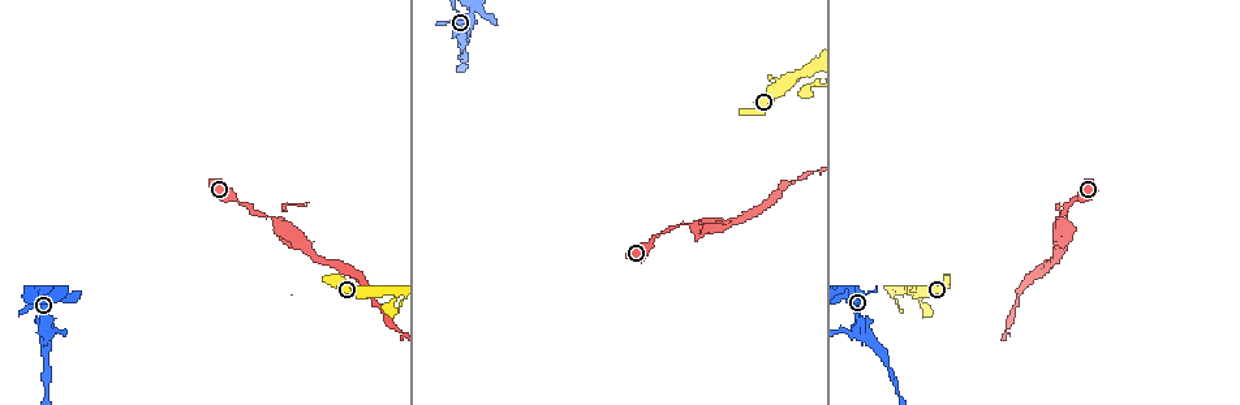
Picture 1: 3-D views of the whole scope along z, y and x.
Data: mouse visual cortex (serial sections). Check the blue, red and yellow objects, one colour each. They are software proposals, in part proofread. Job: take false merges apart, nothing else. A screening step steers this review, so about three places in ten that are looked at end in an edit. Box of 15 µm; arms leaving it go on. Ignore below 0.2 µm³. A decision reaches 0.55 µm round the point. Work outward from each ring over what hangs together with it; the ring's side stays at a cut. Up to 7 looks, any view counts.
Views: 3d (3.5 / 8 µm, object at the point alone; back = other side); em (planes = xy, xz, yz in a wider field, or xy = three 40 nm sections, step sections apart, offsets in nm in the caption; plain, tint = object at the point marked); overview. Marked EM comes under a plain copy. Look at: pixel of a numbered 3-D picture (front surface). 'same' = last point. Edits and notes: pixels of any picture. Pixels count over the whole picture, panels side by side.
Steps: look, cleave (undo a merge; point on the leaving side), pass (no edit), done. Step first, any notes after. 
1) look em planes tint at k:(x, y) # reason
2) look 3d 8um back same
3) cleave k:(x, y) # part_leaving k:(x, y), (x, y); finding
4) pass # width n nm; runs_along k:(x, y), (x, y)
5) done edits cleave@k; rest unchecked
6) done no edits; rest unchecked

look 3d 3.5um at 1:(393, 288) # sharp bend

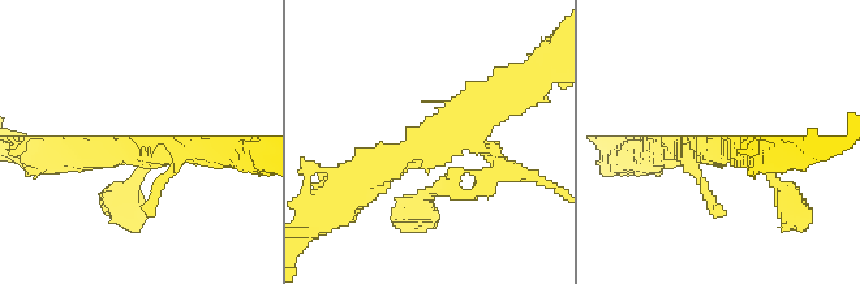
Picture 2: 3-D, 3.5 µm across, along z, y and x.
look em planes tint at 2:(727, 147)

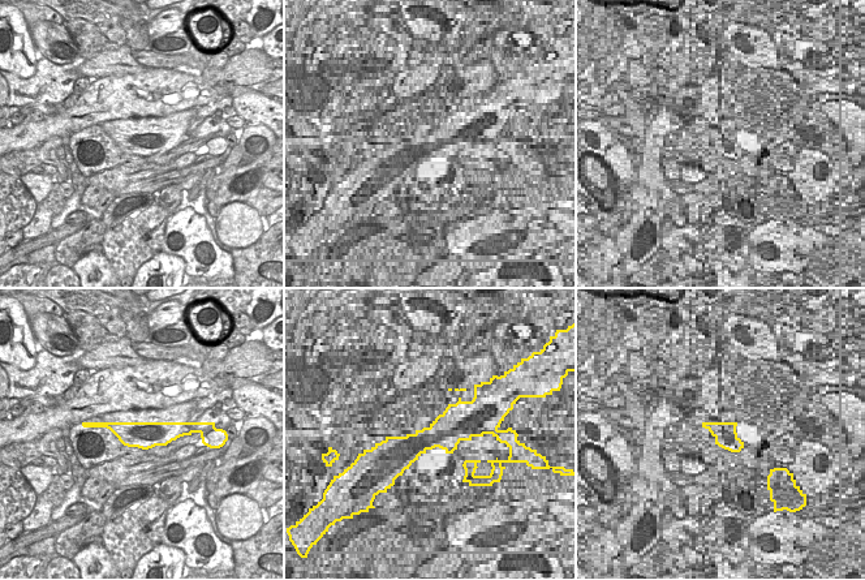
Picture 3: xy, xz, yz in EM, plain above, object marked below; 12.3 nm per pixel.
pass # runs_along 3:(110, 425), (125, 432), (180, 430); continuous, no second cell

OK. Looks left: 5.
look 3d 8um at 1:(792, 182) # calibre changes

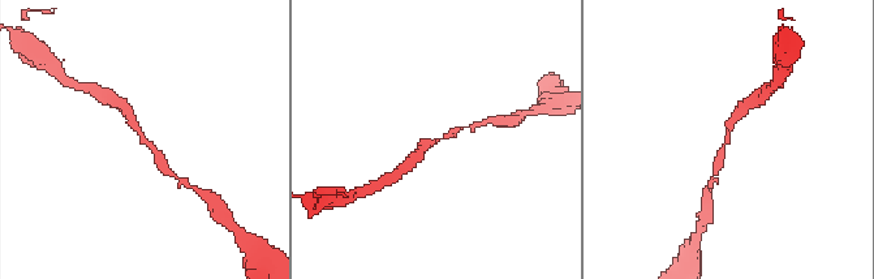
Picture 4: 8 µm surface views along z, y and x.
look em planes tint at 4:(433, 140)

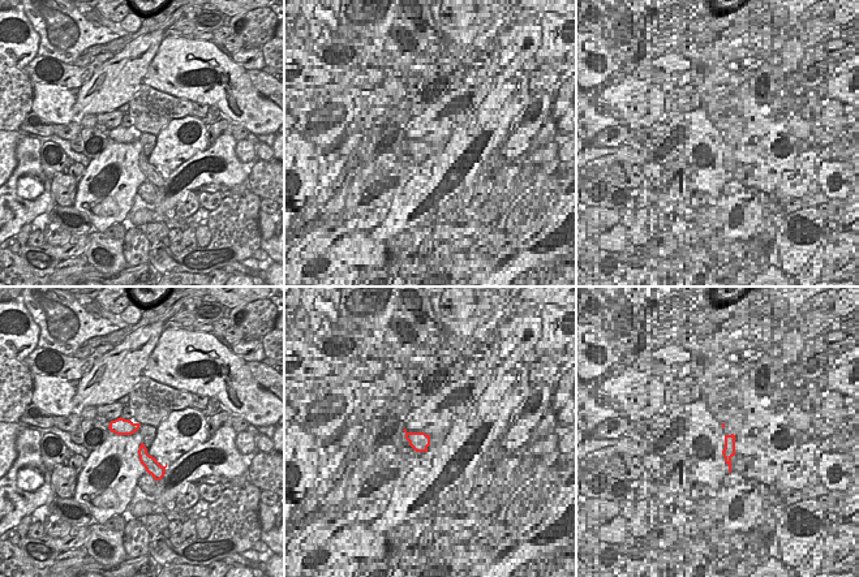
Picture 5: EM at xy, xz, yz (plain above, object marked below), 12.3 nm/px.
pass # runs_along 4:(125, 107), (164, 167); one cell here

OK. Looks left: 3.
look 3d 3.5um at 1:(50, 333) # sharp bend

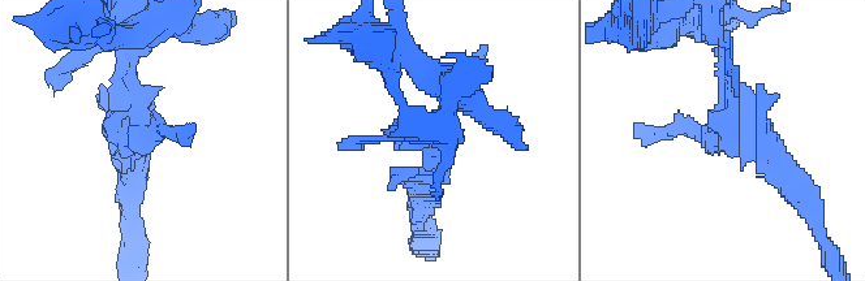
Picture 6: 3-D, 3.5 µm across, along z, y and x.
look em xy step 5 tint at 6:(721, 133) # shape alone is not enough

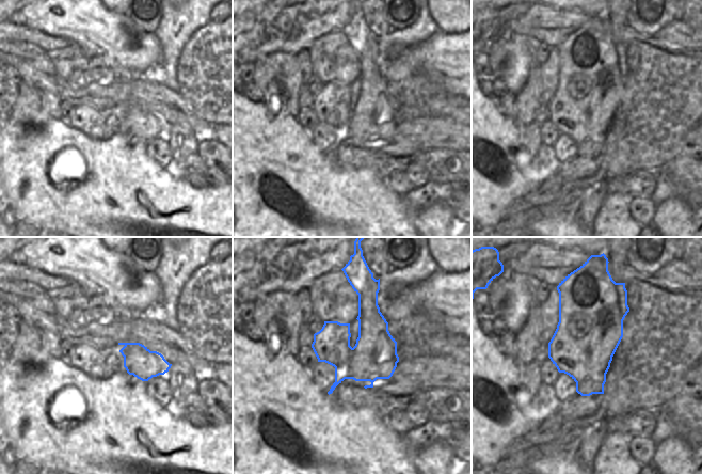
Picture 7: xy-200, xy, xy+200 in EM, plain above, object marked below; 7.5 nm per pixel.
look em xy step 1 tint same

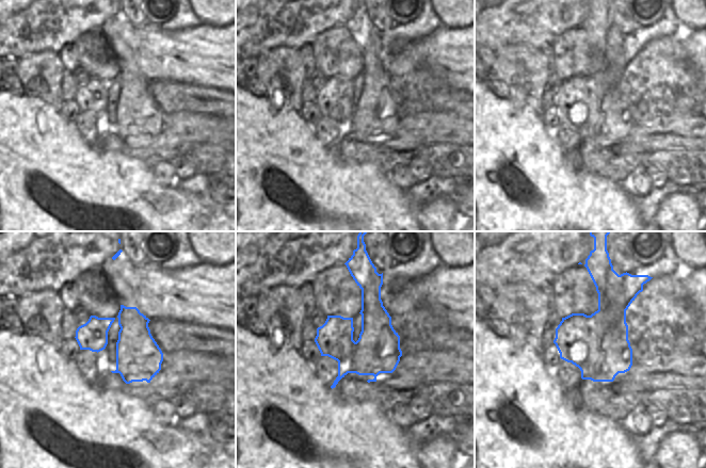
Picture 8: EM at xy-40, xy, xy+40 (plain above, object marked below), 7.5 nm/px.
pass # runs_along 6:(726, 56), (726, 129), (653, 133); continuous, no second cell

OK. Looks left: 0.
done no edits; rest unchecked

